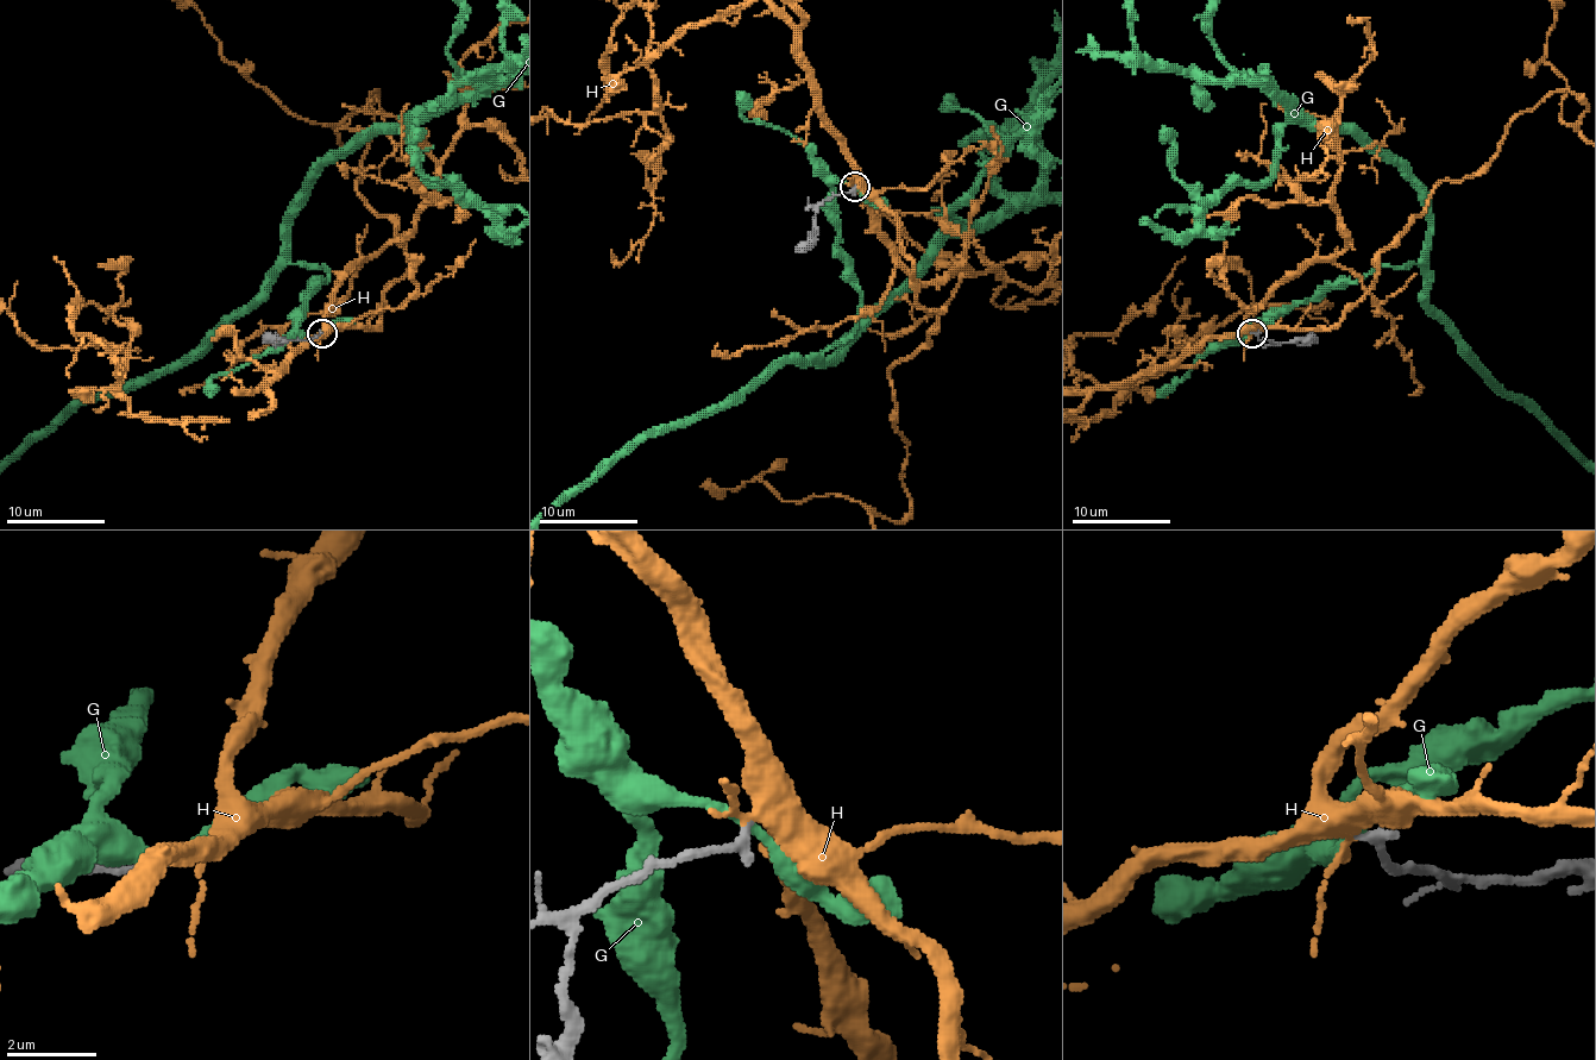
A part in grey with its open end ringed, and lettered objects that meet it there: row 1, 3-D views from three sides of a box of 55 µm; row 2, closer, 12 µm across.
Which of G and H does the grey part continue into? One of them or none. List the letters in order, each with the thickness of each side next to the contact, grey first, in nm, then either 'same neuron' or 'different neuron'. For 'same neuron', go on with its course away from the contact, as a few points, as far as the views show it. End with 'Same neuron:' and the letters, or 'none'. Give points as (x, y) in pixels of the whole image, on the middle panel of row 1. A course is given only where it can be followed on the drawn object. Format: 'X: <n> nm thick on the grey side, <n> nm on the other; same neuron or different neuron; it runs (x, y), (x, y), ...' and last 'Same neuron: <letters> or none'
G: 240 nm thick on the grey side, 200 nm on the other; different neuron
H: 240 nm thick on the grey side, 320 nm on the other; same neuron
Same neuron: H

